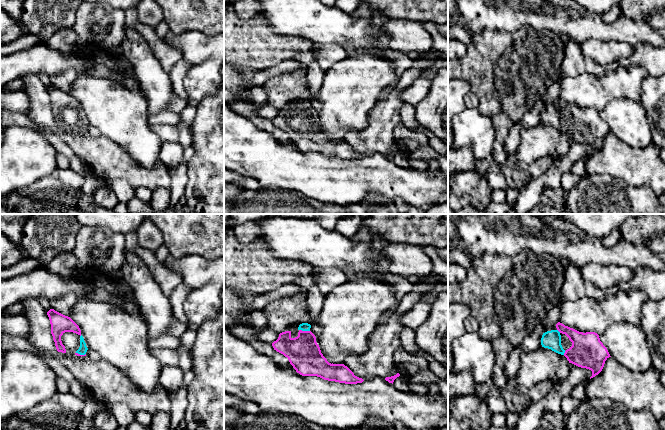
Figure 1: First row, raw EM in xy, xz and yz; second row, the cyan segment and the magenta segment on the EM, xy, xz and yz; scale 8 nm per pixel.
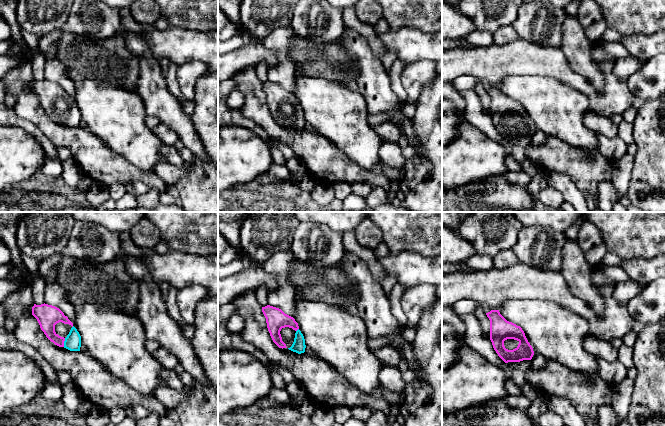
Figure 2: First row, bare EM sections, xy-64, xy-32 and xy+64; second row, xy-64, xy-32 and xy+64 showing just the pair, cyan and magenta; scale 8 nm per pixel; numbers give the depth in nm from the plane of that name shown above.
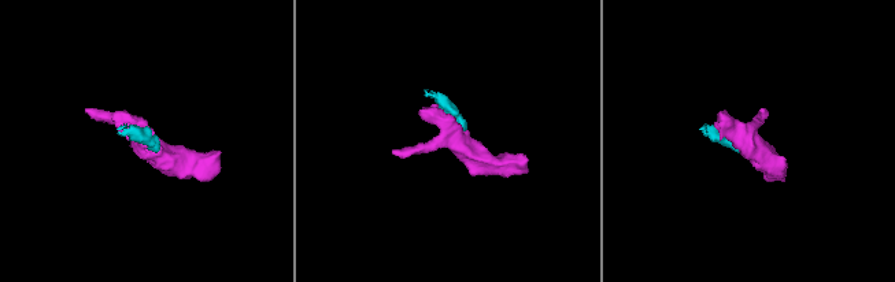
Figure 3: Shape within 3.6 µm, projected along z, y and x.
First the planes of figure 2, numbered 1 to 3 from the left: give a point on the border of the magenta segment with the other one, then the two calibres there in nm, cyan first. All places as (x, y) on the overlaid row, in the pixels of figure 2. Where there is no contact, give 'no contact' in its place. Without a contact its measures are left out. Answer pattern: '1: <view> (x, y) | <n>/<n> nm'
1: xy-64 (64, 342) | 130/180 nm
2: xy-32 (297, 330) | 110/170 nm
3: no contact

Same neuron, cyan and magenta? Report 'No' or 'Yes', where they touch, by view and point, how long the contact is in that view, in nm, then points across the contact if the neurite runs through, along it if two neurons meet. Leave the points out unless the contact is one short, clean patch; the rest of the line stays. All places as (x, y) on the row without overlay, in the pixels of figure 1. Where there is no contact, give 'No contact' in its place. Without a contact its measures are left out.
Yes. Touches cyan at xz (304, 106). Shared border 90 nm. Path across: xz (304, 102), (304, 106), (304, 130)

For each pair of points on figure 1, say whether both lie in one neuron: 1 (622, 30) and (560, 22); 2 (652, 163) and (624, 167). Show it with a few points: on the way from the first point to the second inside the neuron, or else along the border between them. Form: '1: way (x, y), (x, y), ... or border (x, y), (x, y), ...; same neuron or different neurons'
1: way (607, 30), (575, 26); same neuron
2: way (645, 165), (631, 165); same neuron

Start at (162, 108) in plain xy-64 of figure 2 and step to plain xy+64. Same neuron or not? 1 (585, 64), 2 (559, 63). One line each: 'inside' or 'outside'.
1: inside
2: outside

